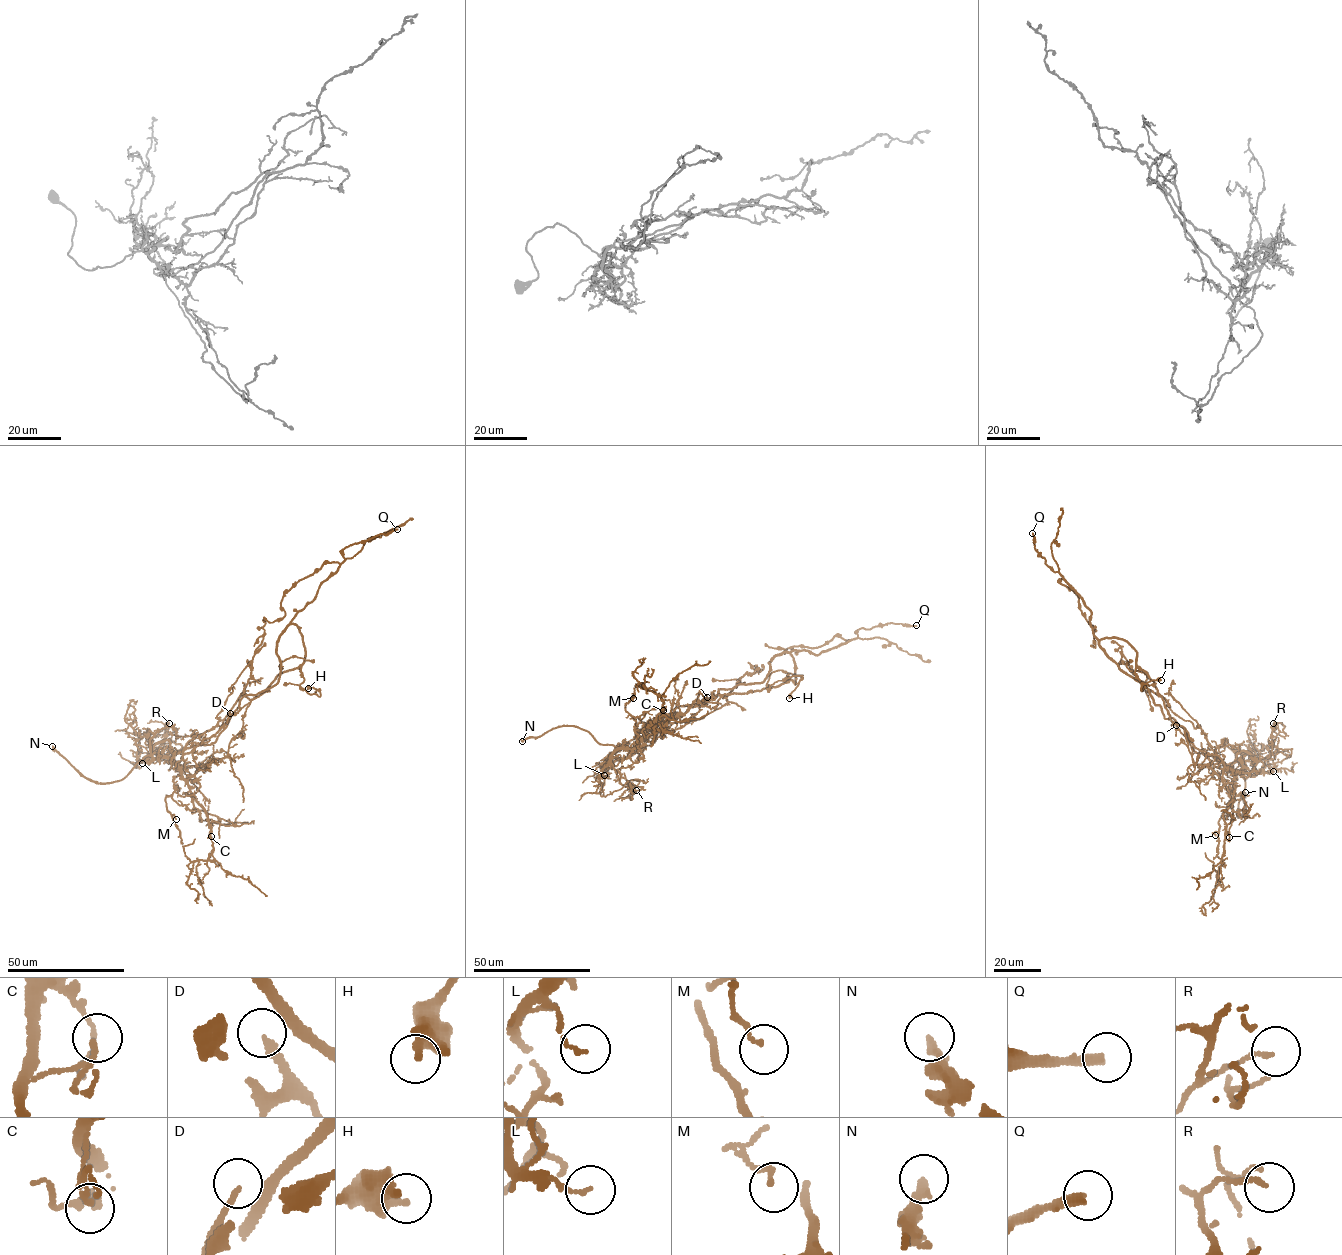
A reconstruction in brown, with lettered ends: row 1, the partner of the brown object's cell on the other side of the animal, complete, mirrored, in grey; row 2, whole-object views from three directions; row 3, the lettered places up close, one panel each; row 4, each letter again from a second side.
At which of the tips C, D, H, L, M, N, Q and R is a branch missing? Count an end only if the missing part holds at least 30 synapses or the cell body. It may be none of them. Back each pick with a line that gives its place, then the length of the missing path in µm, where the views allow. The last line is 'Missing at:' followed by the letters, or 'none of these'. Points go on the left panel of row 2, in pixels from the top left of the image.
D: place (230, 713); missing 35 µm
Q: place (397, 529); missing 45 µm
Missing at: D, Q

